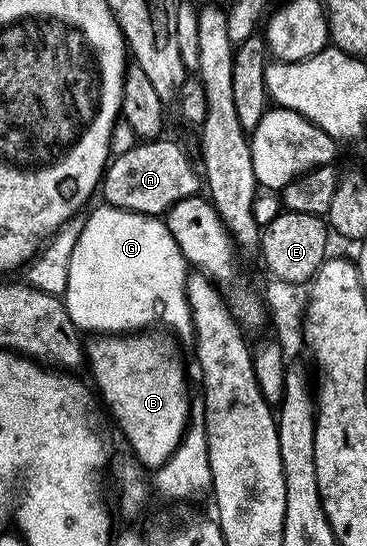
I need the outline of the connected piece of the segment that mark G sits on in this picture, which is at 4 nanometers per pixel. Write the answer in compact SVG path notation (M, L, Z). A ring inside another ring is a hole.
M100 206L90 216L84 217L85 225L79 234L79 242L75 242L75 250L71 250L71 270L67 270L67 286L63 297L67 306L67 314L71 314L71 322L85 334L132 334L154 327L153 323L166 324L177 336L192 337L193 315L187 302L185 282L187 279L187 261L184 254L179 250L175 238L171 238L171 230L167 230L164 219L156 216L144 216L138 212L128 212L108 206Z

